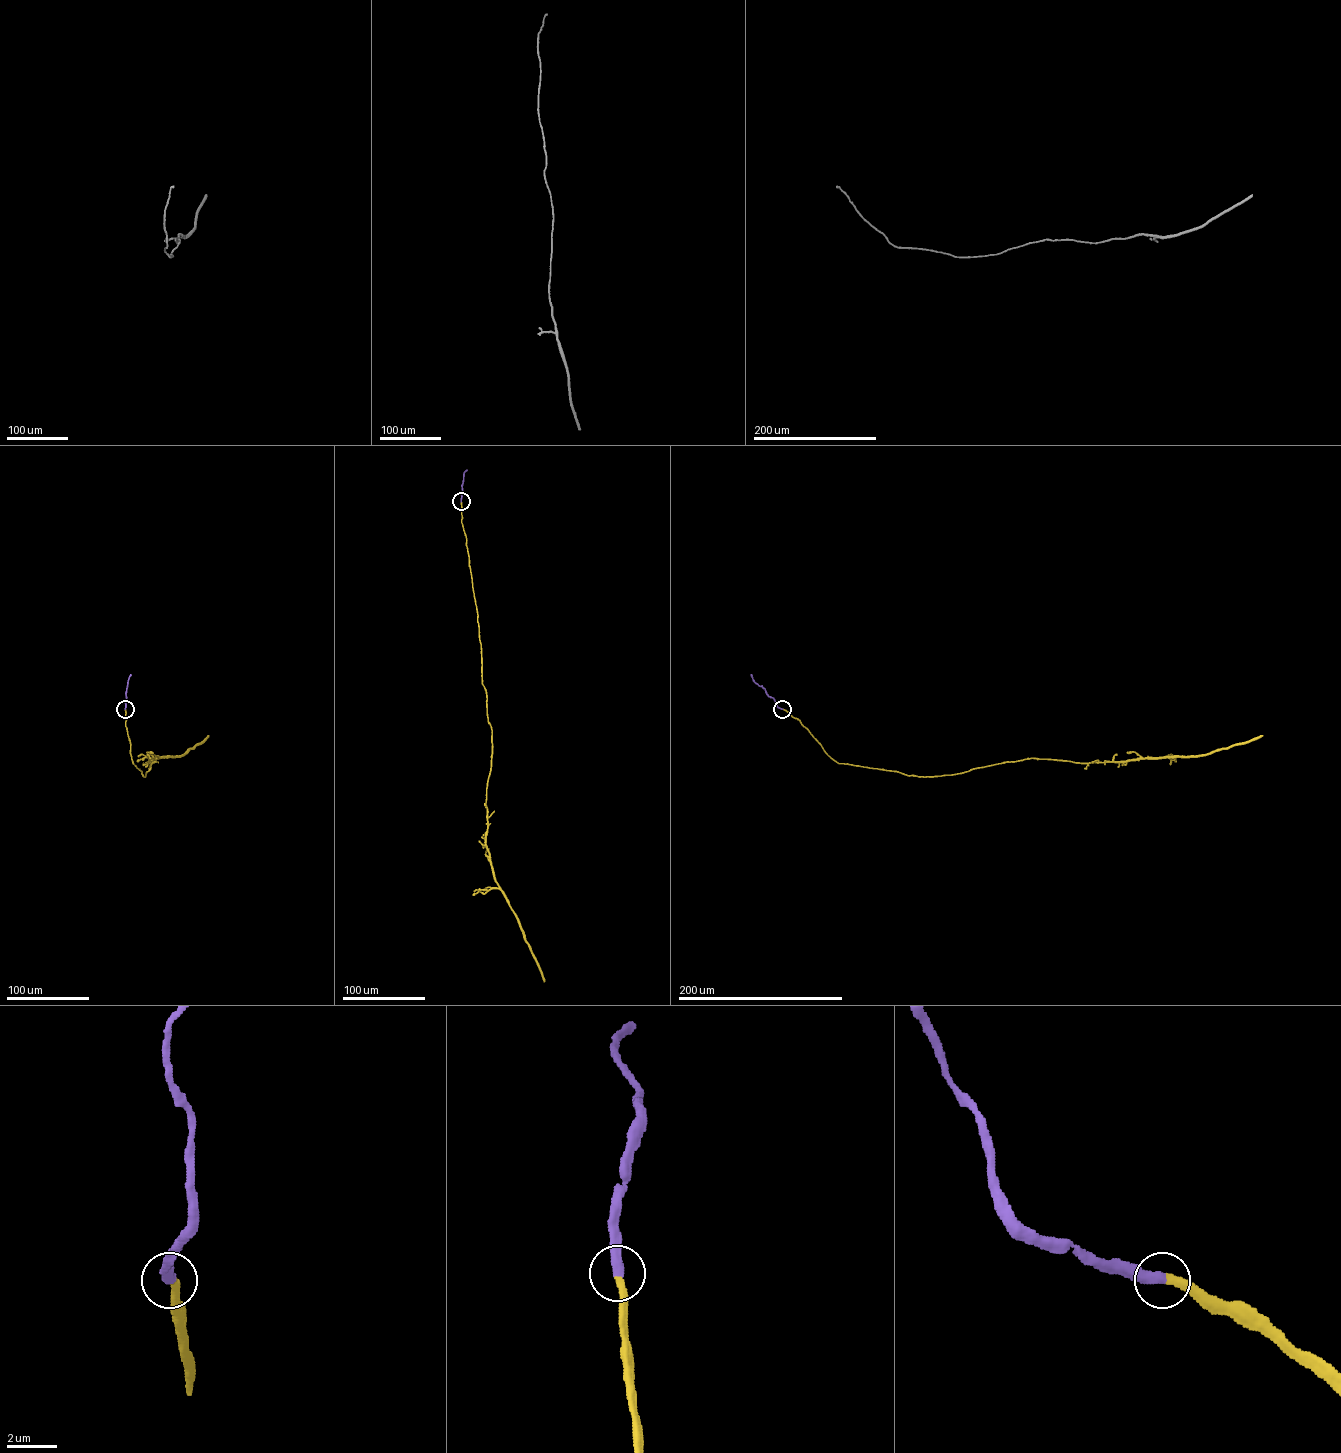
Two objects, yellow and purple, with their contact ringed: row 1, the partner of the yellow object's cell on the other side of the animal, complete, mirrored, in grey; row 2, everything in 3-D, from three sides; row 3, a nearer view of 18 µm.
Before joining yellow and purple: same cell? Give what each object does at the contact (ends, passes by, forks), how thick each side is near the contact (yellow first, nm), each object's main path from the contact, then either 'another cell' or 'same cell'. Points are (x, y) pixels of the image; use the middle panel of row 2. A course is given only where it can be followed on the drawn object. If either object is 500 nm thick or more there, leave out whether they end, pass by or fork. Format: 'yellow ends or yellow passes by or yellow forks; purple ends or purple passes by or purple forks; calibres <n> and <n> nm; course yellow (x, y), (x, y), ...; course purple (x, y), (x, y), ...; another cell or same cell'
yellow ends; purple ends; calibres 340 and 440 nm; course yellow (461, 502), (478, 617), (482, 684), (491, 729), (485, 844), (494, 879), (516, 917), (544, 982); course purple (461, 501), (467, 470); same cell

